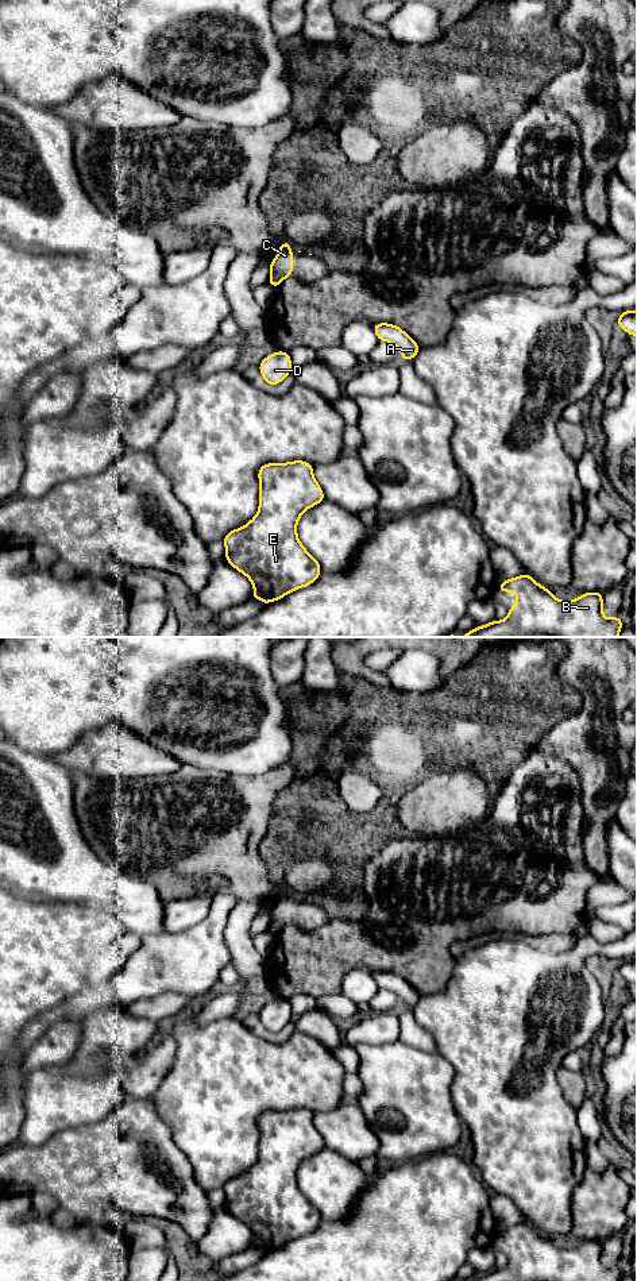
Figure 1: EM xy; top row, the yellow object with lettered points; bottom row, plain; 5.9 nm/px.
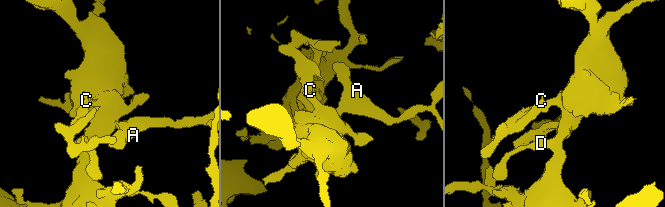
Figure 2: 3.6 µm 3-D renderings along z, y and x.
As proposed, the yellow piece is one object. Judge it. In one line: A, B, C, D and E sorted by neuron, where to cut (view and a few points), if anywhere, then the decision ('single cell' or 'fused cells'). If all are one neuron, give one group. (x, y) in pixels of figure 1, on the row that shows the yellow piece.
A B D E / C; cut in xy along (270, 271), (282, 280); fused cells

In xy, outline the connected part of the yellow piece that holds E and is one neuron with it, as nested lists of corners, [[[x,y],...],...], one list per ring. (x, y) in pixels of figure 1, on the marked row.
[[[305,460],[266,463],[258,471],[259,506],[252,520],[223,539],[225,560],[254,586],[252,599],[265,605],[312,584],[321,574],[320,563],[306,551],[297,535],[302,513],[323,502],[325,495]]]

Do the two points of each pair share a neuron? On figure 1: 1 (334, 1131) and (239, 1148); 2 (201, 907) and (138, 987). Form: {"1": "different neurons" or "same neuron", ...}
{"1": "different neurons", "2": "different neurons"}

